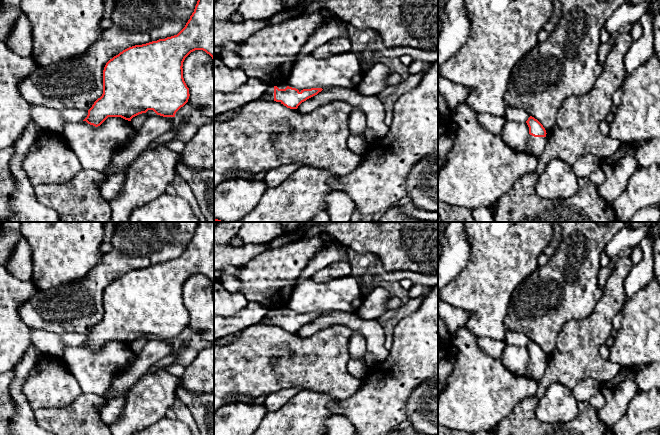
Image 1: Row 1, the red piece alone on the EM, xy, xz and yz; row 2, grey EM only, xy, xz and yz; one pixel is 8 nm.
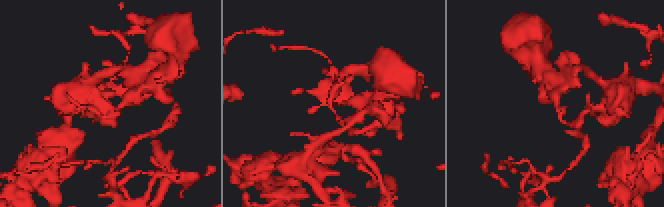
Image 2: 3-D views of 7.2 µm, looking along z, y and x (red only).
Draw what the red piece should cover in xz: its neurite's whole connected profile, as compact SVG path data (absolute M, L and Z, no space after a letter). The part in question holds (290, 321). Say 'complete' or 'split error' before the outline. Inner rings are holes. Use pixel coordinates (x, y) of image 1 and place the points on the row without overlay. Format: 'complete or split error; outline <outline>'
split error; outline M287 309L269 310L261 322L276 325L290 333L297 333L302 326L317 319L322 314L322 312L298 314Z

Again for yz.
split error; outline M530 340L526 345L529 351L529 364L528 364L528 375L530 378L539 382L544 376L547 362L546 354L543 349L534 341Z

